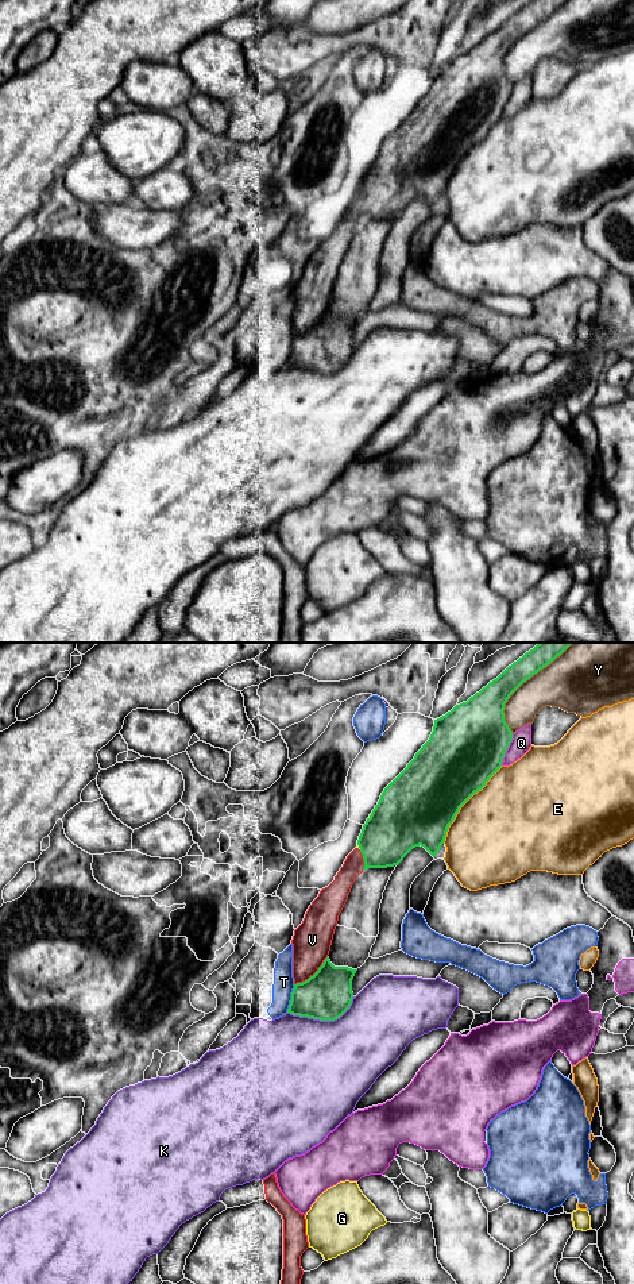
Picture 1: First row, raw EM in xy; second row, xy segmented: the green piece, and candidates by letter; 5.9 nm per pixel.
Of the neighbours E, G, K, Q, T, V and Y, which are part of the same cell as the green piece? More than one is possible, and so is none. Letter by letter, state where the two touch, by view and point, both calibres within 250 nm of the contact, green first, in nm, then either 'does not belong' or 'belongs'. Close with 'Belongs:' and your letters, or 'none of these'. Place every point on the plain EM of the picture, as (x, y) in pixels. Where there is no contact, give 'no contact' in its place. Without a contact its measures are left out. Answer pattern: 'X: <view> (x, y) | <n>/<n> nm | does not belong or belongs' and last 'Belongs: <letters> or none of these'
E: xy (464, 154) | 440/500 nm | does not belong
G: xy (359, 199) | 320/20 nm | does not belong
K: xy (323, 371) | 300/500 nm | does not belong
Q: xy (506, 101) | 460/120 nm | does not belong
T: xy (292, 350) | 300/130 nm | does not belong
V: xy (313, 327) | 300/240 nm | belongs
Y: xy (520, 37) | 220/280 nm | does not belong
Belongs: V

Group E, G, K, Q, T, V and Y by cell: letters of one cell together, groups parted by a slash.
E / G / K / Q / T / V / Y

